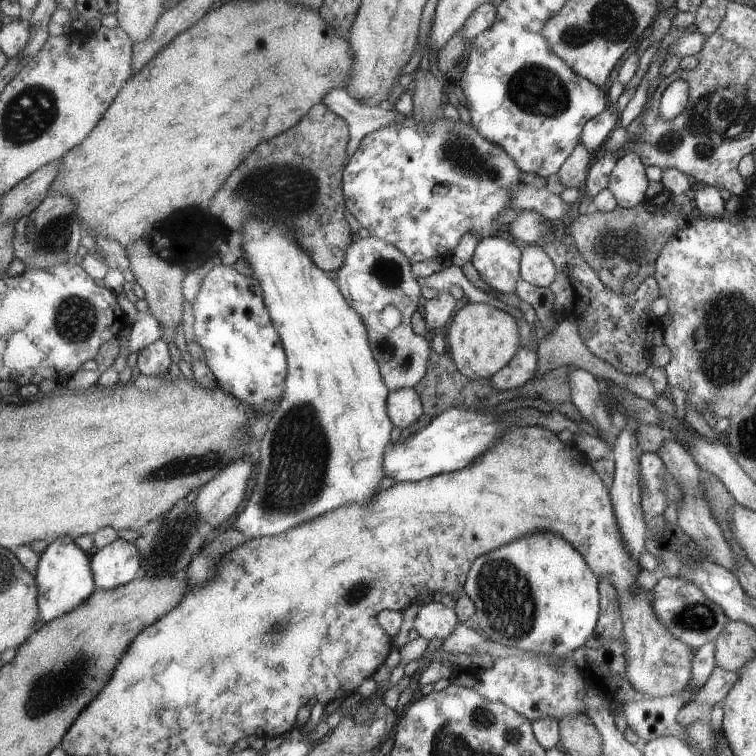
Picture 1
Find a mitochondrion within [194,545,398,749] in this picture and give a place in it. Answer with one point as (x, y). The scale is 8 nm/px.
(360, 591)

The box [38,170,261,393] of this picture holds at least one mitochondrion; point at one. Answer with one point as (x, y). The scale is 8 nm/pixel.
(75, 318)

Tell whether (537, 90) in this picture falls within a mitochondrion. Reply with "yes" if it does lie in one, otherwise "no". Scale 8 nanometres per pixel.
yes

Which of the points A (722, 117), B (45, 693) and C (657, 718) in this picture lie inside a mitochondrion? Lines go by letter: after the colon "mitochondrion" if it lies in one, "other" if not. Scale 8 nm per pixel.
A: mitochondrion
B: mitochondrion
C: other

